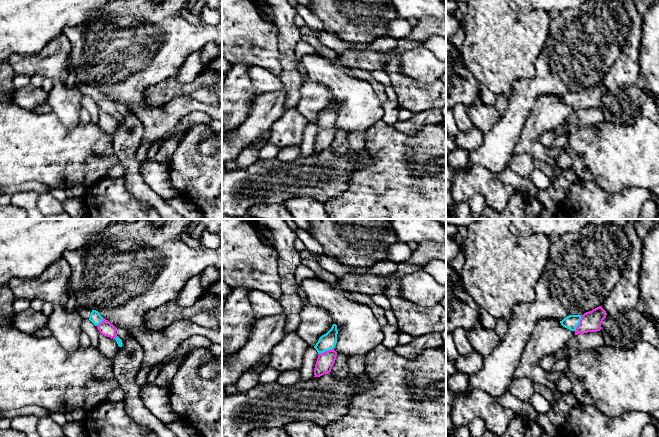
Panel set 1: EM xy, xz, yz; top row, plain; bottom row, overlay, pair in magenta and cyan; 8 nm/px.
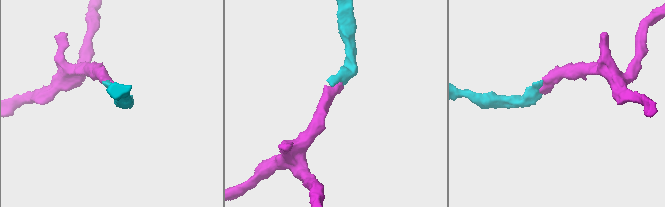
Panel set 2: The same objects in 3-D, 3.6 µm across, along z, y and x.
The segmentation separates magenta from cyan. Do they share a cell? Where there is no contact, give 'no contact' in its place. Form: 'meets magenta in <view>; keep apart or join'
meets magenta in yz; join

